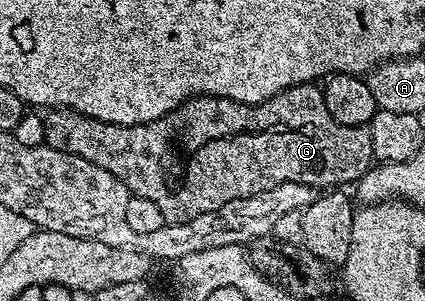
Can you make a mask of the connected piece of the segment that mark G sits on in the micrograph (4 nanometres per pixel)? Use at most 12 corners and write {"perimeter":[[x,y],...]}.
{"perimeter":[[313,84],[202,94],[120,126],[46,109],[44,145],[166,223],[284,182],[345,188],[368,126]]}

